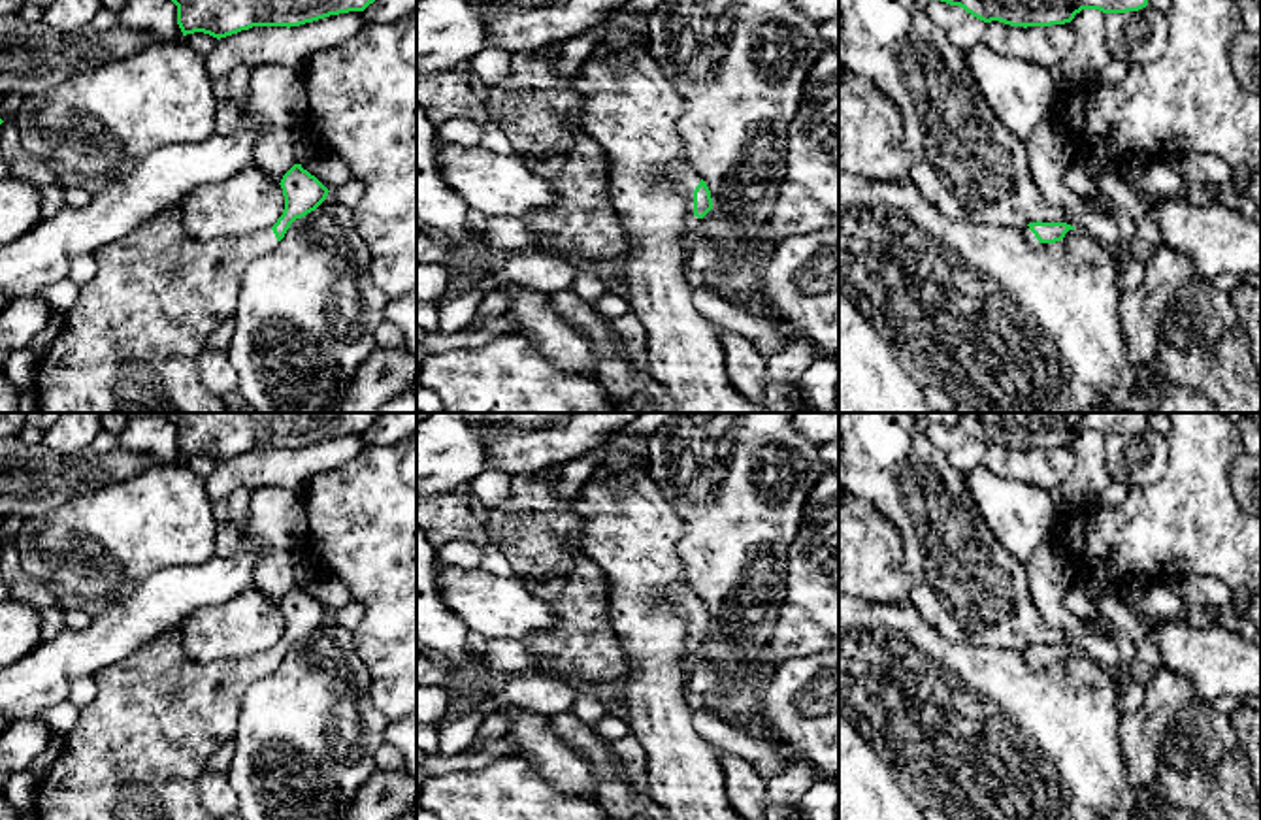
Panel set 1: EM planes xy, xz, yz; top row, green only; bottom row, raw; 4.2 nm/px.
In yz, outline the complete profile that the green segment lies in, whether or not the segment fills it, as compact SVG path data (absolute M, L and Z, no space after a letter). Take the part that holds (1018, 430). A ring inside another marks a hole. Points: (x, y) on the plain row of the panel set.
M914 413L929 422L959 428L973 439L1010 449L1065 447L1082 432L1138 434L1152 413Z

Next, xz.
M701 601L694 613L694 637L703 641L712 631L712 620L707 605Z

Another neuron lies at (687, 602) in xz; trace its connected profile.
M671 586L667 598L682 613L688 624L686 654L694 658L699 647L699 641L694 637L694 613L699 607L701 599L688 586Z

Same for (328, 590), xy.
M320 573L317 579L302 584L302 590L315 598L330 615L351 601L347 584L330 573Z

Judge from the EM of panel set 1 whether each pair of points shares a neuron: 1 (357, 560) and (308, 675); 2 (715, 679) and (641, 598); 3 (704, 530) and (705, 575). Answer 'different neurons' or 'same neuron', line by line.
1: different neurons
2: different neurons
3: same neuron

